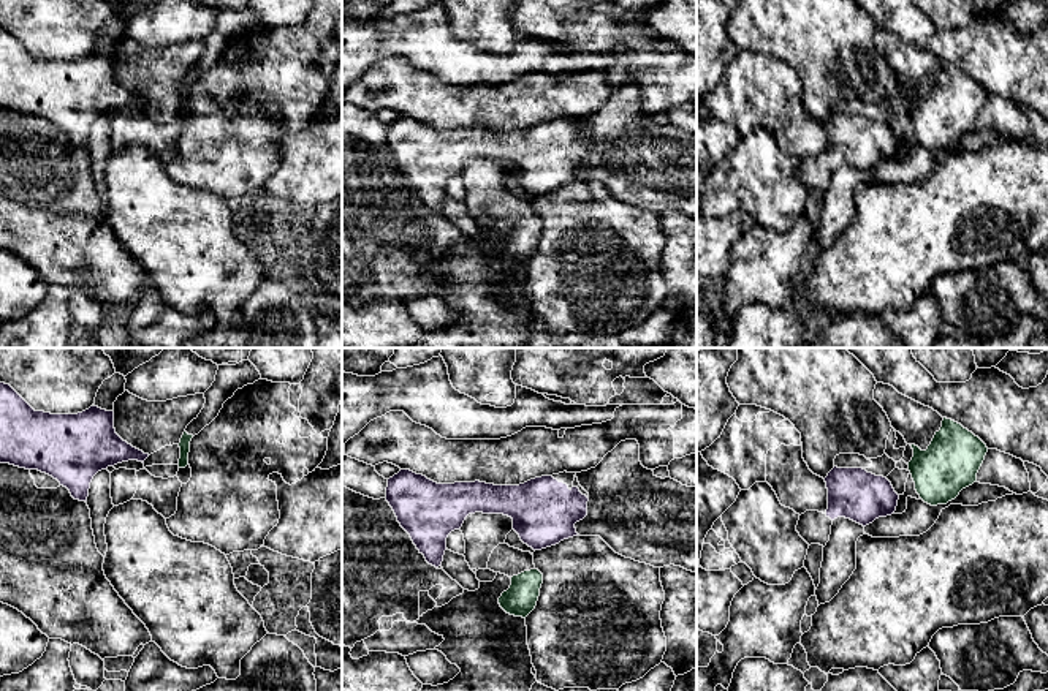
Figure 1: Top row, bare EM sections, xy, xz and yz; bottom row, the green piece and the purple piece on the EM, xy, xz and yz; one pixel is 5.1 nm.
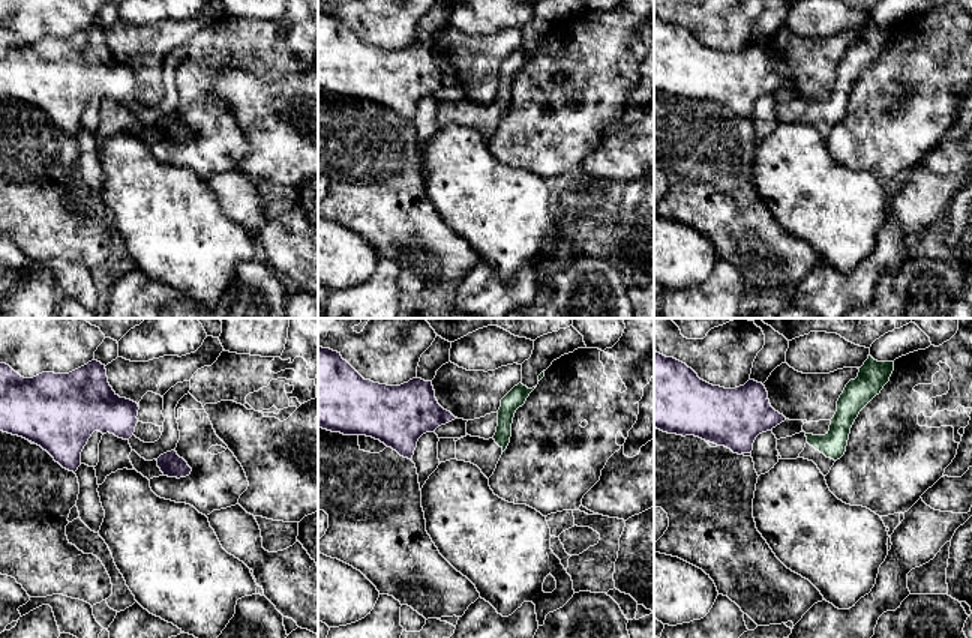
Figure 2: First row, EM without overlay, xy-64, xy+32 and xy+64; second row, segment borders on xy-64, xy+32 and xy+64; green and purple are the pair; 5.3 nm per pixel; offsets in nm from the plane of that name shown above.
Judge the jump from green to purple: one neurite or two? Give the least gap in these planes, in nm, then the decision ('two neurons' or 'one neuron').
90 nm apart; two neurons

